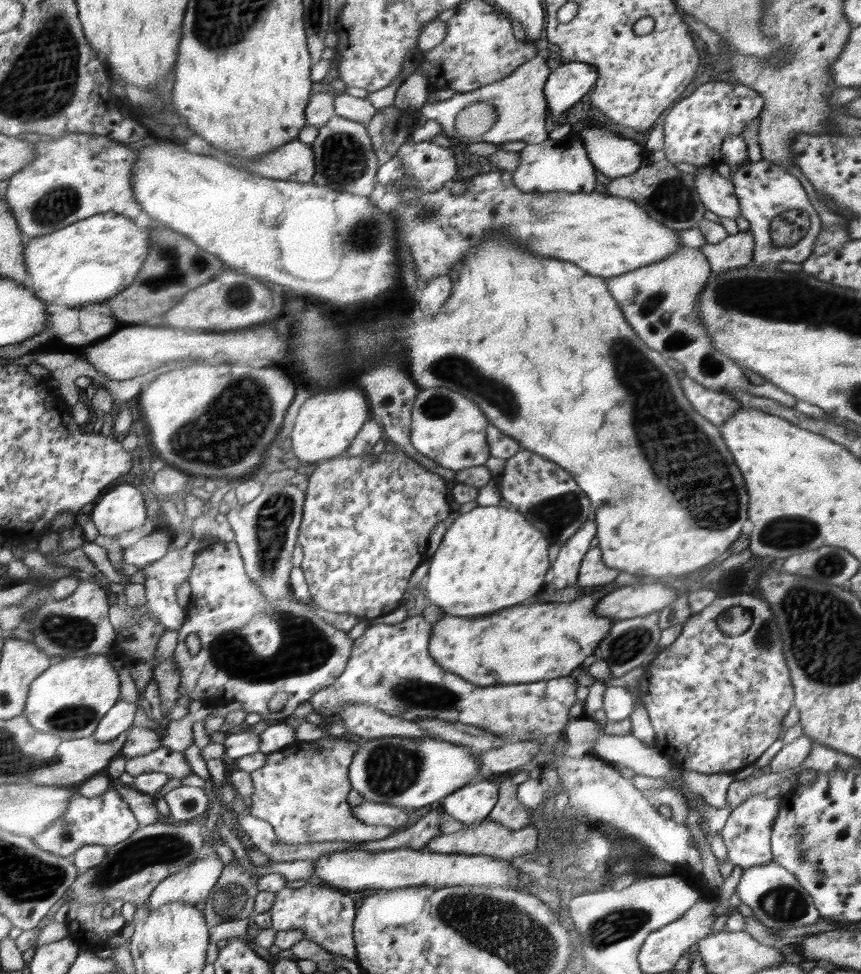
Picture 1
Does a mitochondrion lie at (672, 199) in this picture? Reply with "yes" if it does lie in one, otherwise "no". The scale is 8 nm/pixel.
yes

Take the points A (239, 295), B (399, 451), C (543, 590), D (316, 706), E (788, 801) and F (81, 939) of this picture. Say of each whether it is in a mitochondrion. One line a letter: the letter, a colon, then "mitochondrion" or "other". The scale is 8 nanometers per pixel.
A: mitochondrion
B: other
C: other
D: other
E: other
F: other

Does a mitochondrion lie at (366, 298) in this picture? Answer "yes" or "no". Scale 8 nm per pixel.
no

